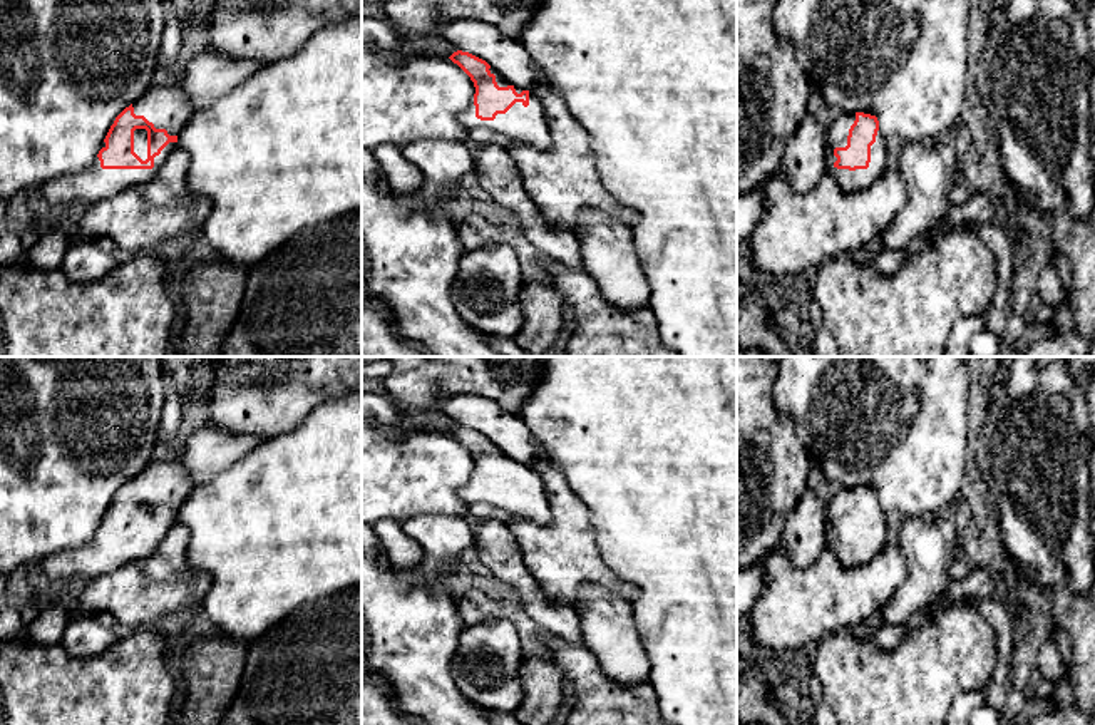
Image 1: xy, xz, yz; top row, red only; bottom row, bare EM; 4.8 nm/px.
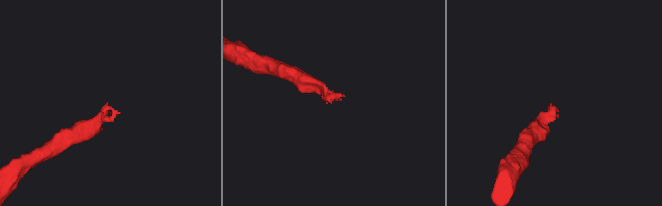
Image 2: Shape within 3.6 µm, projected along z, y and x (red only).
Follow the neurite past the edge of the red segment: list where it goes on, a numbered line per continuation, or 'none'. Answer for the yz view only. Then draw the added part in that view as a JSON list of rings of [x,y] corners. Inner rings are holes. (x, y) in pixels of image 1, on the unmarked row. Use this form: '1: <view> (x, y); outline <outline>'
1: yz (799, 606); outline [[[844,489],[837,491],[827,502],[827,548],[814,564],[795,568],[780,546],[762,558],[765,584],[748,618],[753,646],[772,653],[814,648],[822,638],[844,630],[849,631],[881,613],[906,581],[906,559],[899,544],[886,542],[886,512],[881,506],[877,506],[876,517],[871,521],[867,544],[849,546],[834,541],[837,536],[834,524],[847,521],[854,496],[856,489]]]

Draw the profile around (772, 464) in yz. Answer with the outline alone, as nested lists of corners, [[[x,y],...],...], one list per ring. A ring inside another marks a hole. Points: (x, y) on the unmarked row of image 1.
[[[737,357],[737,569],[750,568],[775,549],[802,494],[809,489],[810,455],[795,430],[795,420],[782,415],[774,402],[779,363],[762,357]]]

